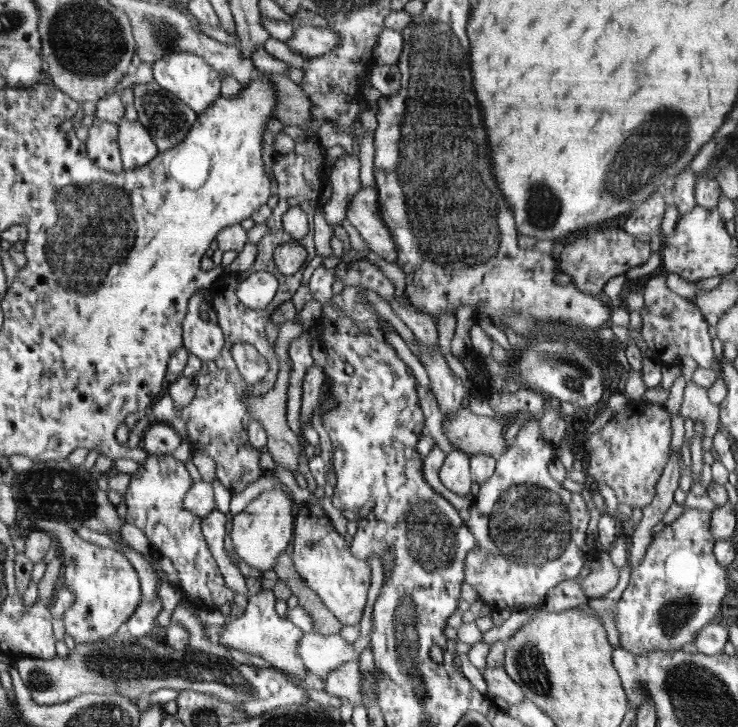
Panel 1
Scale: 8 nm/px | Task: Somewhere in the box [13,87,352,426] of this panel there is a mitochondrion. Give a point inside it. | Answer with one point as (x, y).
(88, 227)

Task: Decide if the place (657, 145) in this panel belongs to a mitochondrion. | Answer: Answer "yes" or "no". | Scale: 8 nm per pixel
yes

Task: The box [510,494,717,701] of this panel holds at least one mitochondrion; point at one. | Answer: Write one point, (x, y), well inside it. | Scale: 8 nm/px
(673, 615)

